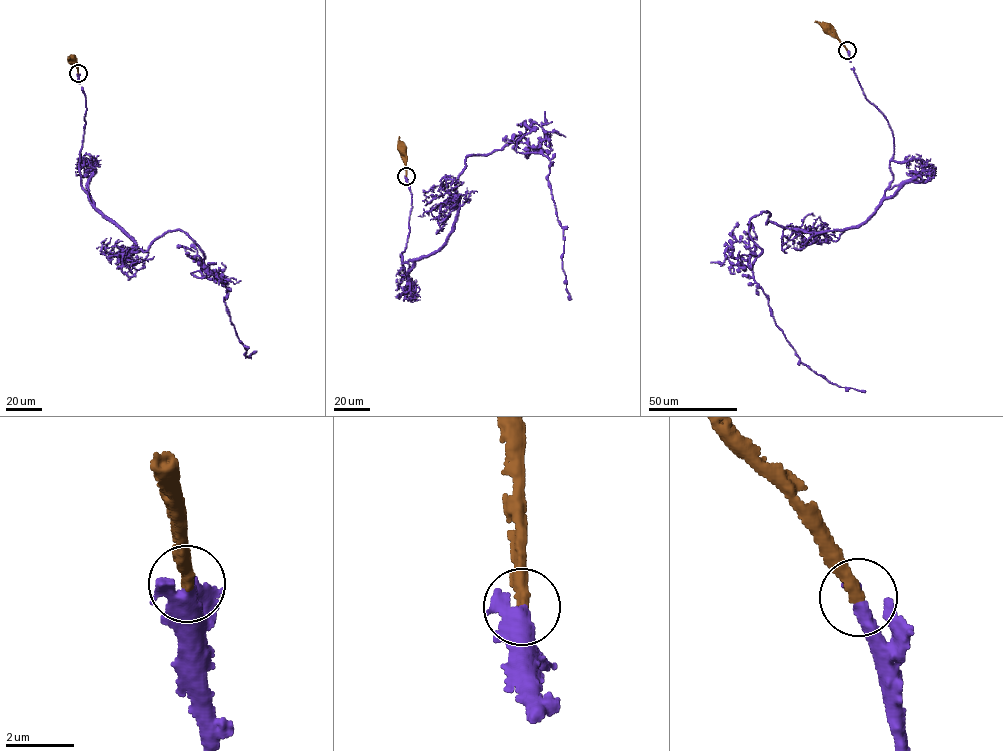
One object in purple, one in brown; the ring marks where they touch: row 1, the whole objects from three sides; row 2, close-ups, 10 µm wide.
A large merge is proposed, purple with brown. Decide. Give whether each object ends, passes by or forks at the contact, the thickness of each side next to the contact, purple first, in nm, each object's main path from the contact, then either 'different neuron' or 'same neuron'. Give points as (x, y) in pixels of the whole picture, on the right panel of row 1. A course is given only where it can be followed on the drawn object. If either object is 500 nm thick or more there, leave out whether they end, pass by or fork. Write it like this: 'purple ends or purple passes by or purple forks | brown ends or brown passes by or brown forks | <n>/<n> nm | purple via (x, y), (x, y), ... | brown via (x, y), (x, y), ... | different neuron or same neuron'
550/360 nm | purple via (847, 50), (894, 139), (884, 196), (856, 226), (764, 212), (749, 232), (799, 359), (865, 392) | brown via (847, 50), (828, 28) | same neuron

